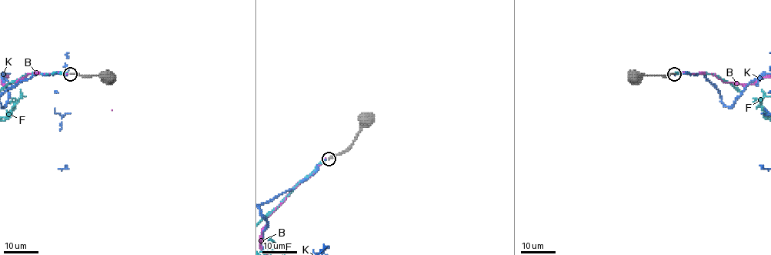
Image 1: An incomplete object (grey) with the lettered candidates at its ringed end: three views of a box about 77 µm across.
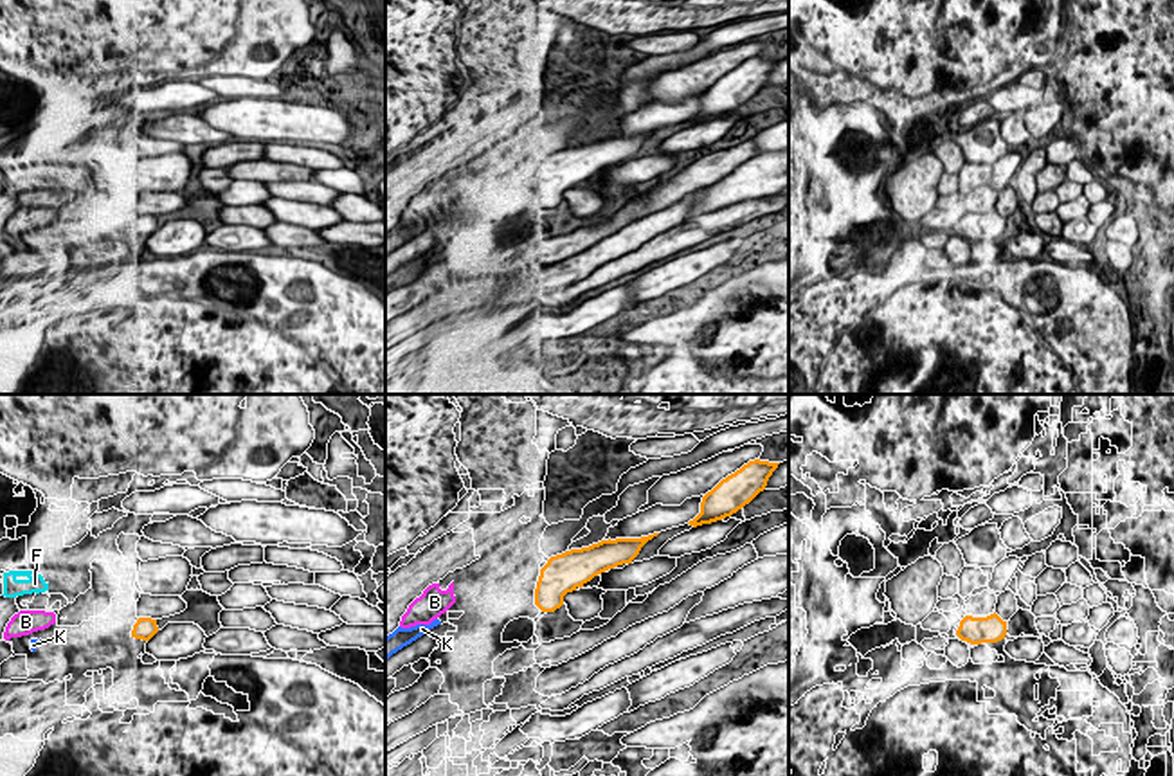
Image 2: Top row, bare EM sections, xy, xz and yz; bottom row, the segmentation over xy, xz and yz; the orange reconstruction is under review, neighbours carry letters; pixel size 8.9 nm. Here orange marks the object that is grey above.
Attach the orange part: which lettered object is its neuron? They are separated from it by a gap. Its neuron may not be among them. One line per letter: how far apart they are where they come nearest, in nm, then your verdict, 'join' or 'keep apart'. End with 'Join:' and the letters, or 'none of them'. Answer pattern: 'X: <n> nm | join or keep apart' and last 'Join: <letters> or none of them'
B: 700 nm | keep apart
F: 850 nm | keep apart
K: 800 nm | join
Join: K

